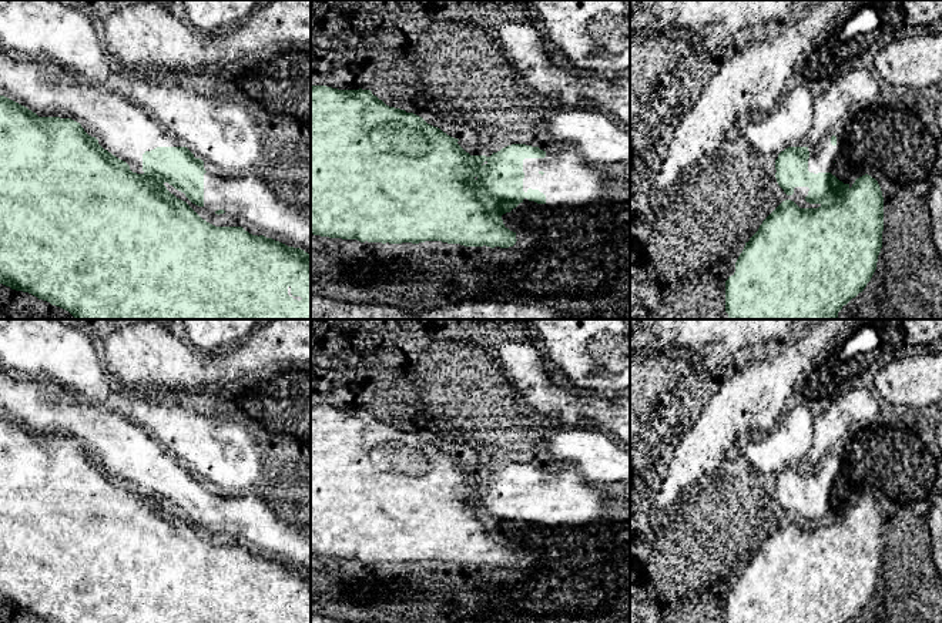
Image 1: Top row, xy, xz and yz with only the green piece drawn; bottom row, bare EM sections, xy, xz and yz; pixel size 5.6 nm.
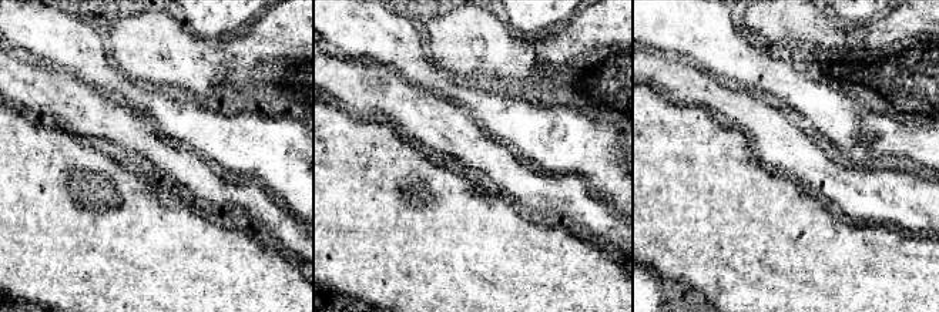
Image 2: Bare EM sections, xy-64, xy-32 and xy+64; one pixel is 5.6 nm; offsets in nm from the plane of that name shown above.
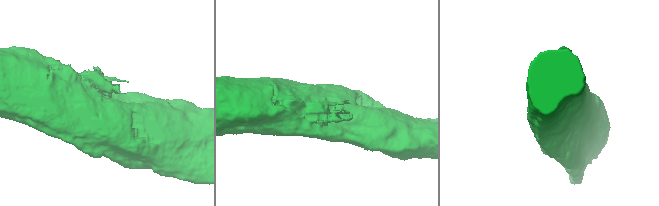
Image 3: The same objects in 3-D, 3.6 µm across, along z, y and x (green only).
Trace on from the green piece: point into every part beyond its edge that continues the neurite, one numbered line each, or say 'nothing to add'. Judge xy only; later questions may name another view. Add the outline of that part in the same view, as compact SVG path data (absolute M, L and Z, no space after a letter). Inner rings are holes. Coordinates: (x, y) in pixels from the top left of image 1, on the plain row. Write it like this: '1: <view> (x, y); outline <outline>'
nothing to add

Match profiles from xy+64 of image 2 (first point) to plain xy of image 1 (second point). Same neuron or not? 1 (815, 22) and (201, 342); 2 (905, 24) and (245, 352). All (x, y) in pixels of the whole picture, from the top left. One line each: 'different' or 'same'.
1: different
2: same

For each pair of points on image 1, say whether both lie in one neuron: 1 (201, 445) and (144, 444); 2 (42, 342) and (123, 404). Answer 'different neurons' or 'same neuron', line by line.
1: different neurons
2: same neuron

